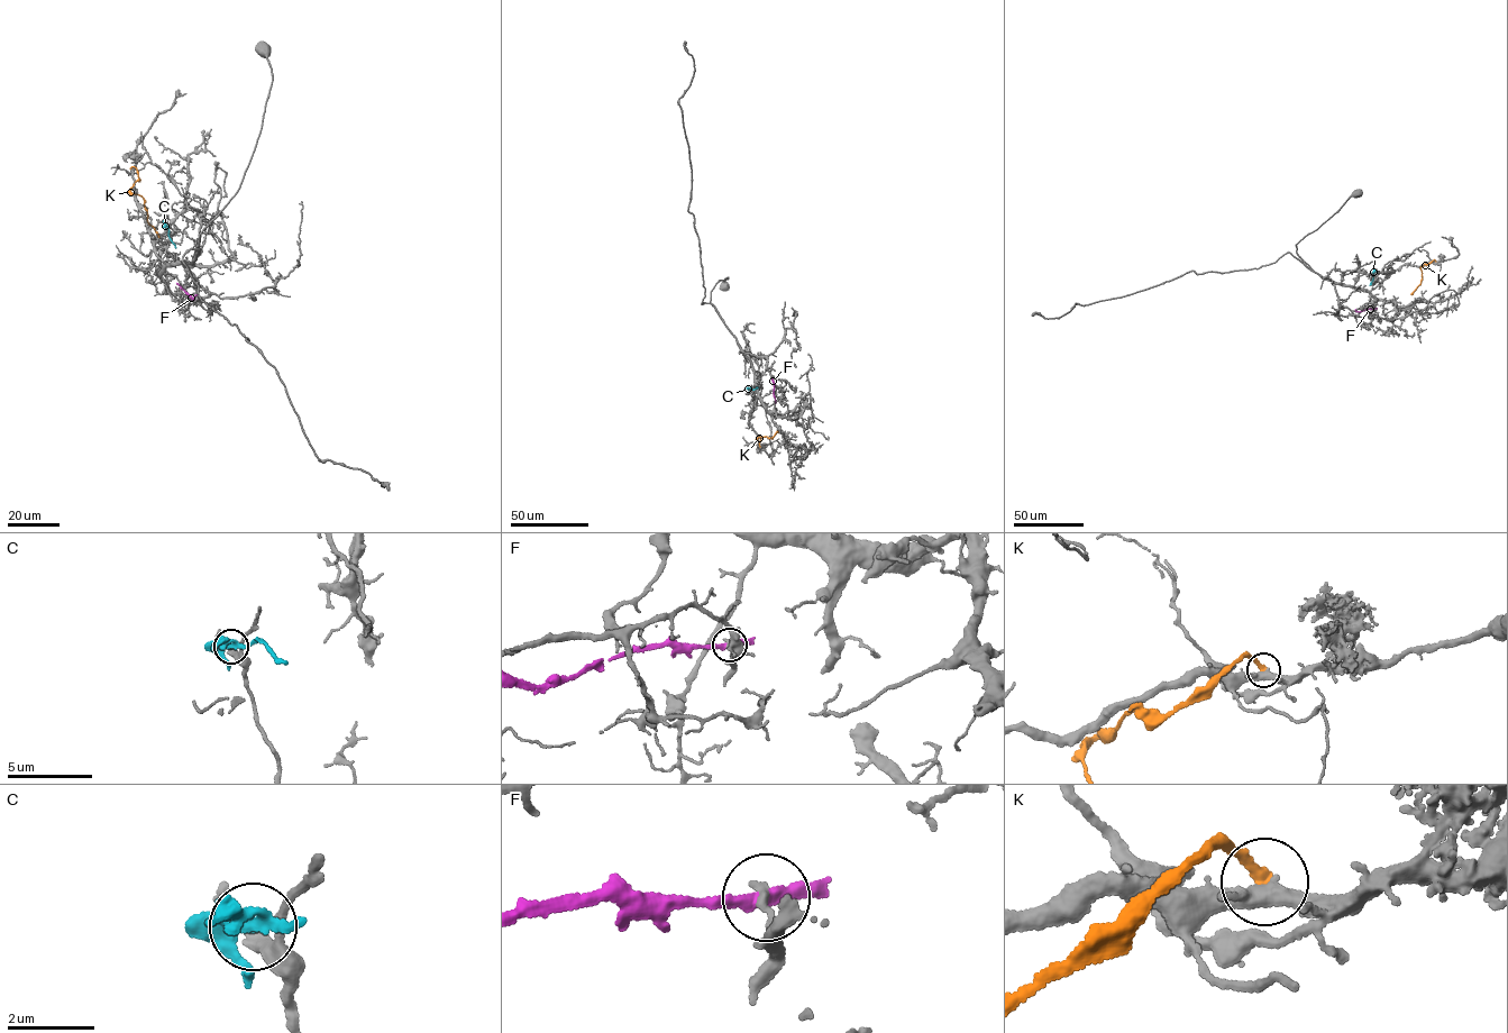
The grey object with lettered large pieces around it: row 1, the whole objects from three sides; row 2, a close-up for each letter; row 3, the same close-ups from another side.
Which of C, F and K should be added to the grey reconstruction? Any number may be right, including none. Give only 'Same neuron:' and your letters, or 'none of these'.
Same neuron: none of these

